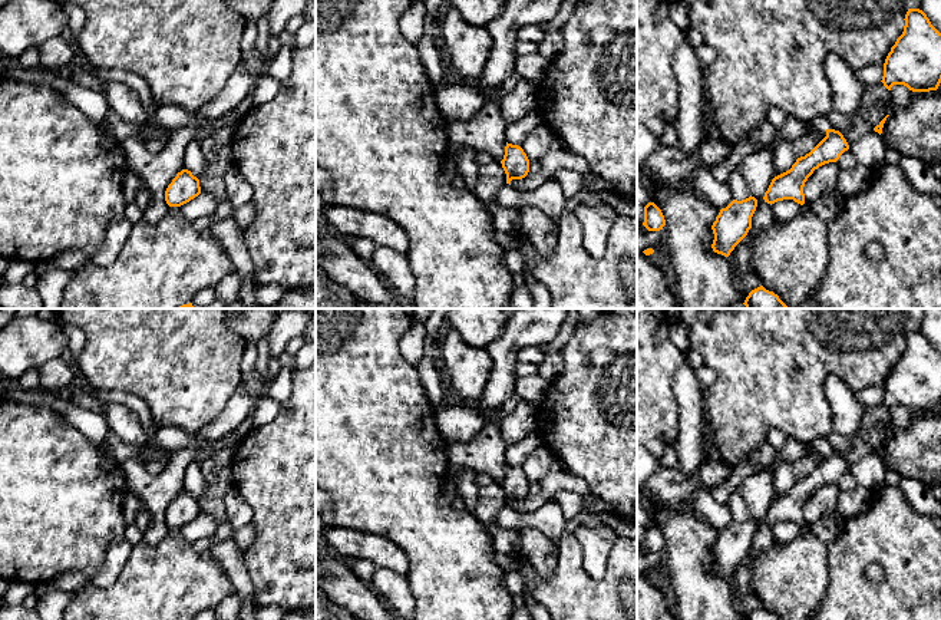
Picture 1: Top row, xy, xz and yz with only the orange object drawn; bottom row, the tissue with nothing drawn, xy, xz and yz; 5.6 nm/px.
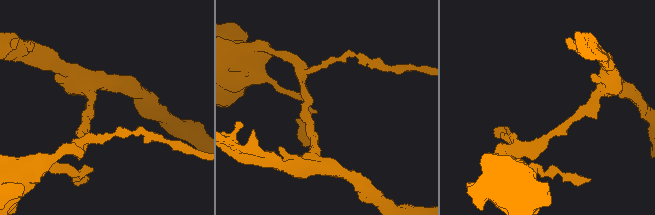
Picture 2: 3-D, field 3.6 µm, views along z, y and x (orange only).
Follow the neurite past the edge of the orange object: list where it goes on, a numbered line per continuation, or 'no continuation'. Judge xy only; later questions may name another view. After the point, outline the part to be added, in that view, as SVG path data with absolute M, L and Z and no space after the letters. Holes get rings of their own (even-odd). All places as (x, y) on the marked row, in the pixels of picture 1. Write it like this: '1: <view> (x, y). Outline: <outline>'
no continuation

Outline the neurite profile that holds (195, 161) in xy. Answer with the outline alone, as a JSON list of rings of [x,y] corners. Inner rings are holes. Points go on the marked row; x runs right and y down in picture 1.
[[[194,138],[185,149],[185,169],[191,171],[194,177],[201,179],[208,169],[207,158],[201,148],[201,138]]]

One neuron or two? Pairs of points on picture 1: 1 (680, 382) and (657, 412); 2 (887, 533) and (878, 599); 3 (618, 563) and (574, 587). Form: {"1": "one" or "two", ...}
{"1": "two", "2": "one", "3": "one"}

